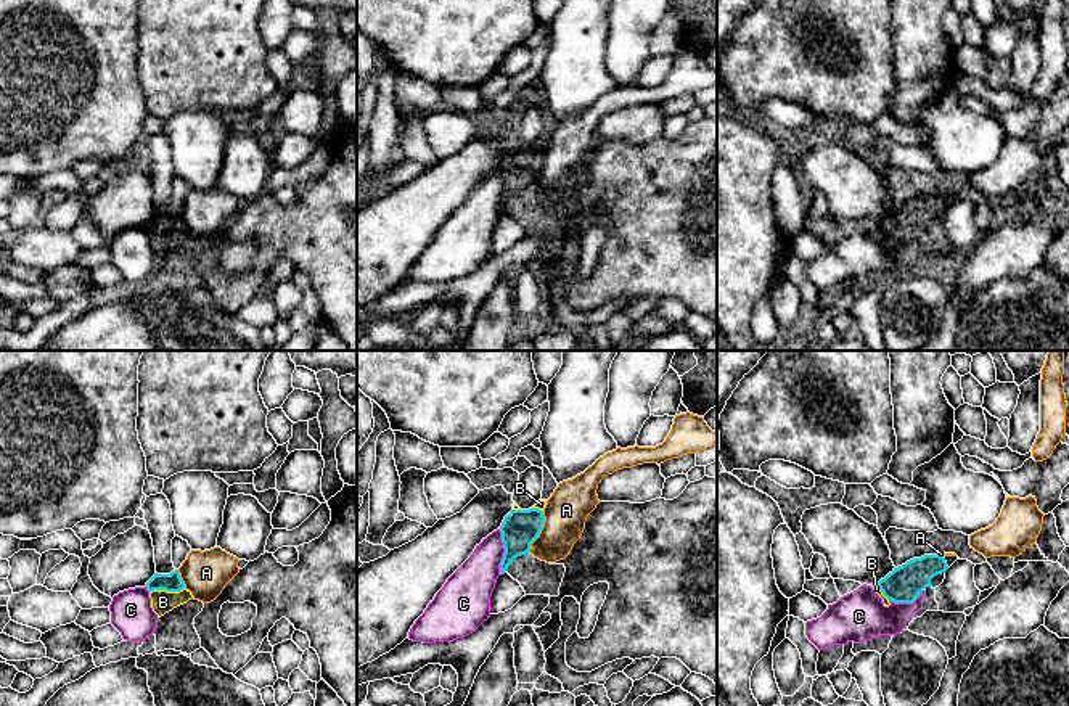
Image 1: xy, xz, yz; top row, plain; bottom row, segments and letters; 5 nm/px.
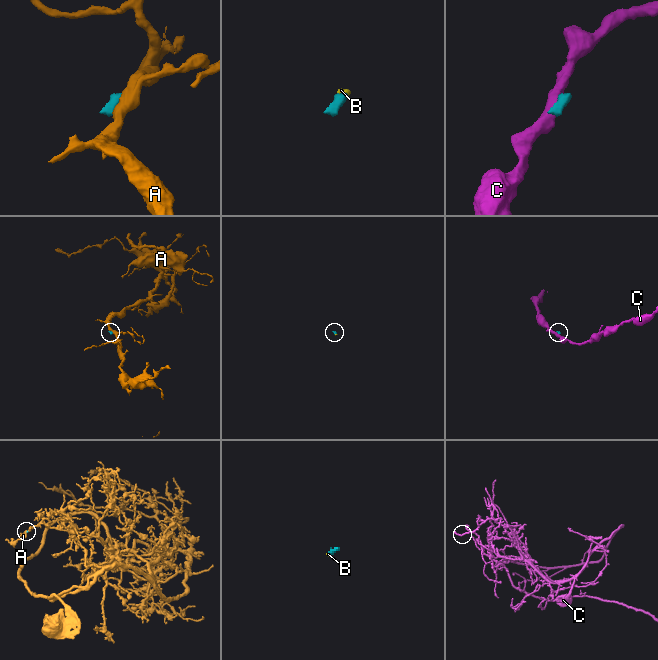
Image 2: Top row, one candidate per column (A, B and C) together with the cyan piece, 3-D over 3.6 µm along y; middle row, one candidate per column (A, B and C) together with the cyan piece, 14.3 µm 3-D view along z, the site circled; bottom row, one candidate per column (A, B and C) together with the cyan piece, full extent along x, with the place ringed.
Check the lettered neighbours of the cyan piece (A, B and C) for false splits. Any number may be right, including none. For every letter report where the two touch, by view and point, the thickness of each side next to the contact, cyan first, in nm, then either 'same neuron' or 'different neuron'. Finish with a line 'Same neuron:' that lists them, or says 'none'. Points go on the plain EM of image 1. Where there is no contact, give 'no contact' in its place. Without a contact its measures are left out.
A: contact xz (539, 172); calibres 180 and 220 nm; different neuron
B: contact xy (166, 230); calibres 100 and 120 nm; same neuron
C: contact xz (505, 192); calibres 180 and 220 nm; different neuron
Same neuron: B

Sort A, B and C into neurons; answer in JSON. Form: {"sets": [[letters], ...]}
{"sets": [["A"], ["B"], ["C"]]}

